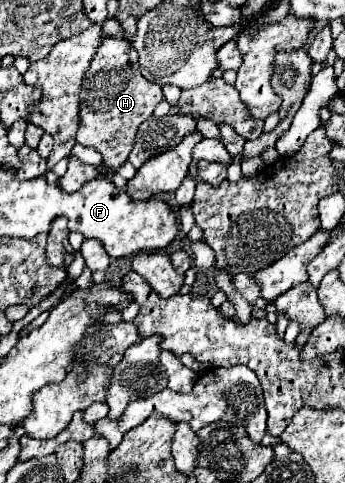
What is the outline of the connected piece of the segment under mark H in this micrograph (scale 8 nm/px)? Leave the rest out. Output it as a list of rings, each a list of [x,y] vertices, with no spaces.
[[[102,38],[102,44],[98,46],[98,52],[94,54],[94,60],[90,62],[90,68],[86,70],[86,76],[82,78],[82,92],[78,96],[80,102],[80,122],[78,122],[78,132],[76,132],[76,142],[82,146],[92,146],[96,148],[102,158],[104,158],[104,166],[110,168],[112,172],[116,172],[128,158],[128,152],[134,146],[134,138],[136,138],[136,130],[138,126],[152,116],[154,108],[164,100],[162,88],[158,84],[148,82],[146,78],[142,78],[140,68],[138,68],[138,54],[134,50],[132,44],[128,44],[122,38]]]

